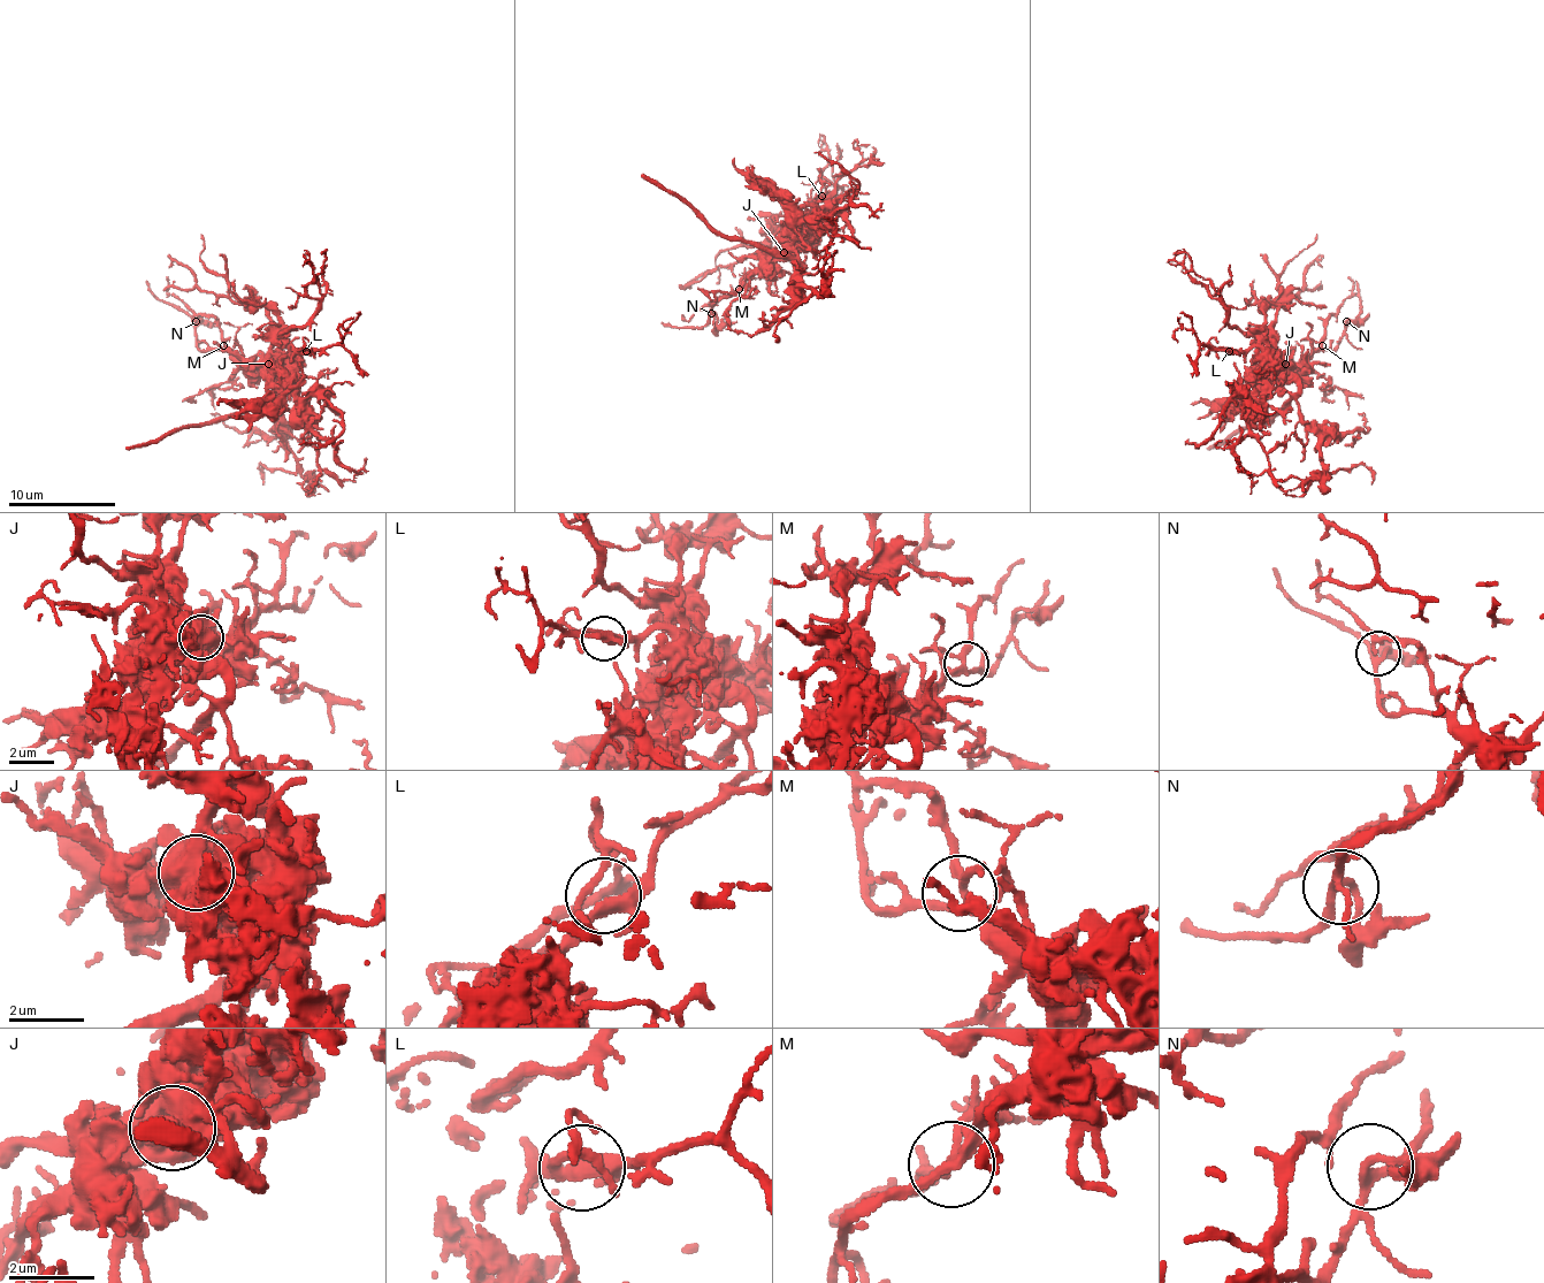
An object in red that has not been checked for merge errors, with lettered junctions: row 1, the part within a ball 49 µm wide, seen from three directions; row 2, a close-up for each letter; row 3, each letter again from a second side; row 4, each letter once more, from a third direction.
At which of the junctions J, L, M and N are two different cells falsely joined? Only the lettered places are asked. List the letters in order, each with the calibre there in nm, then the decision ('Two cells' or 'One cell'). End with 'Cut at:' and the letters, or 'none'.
J: Thickness 800 nm. One cell
L: Thickness 320 nm. One cell
M: Thickness 240 nm. One cell
N: Thickness 200 nm. One cell
Cut at: none

